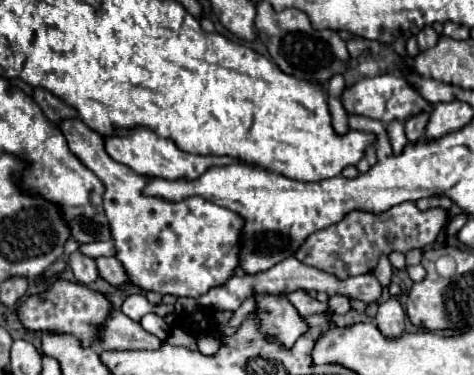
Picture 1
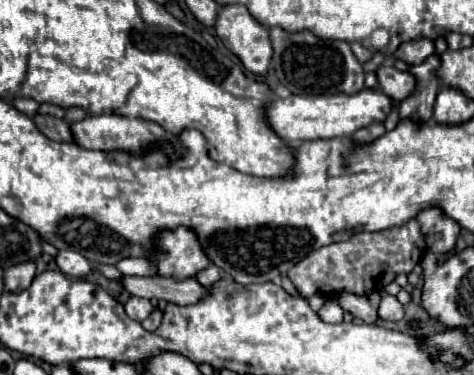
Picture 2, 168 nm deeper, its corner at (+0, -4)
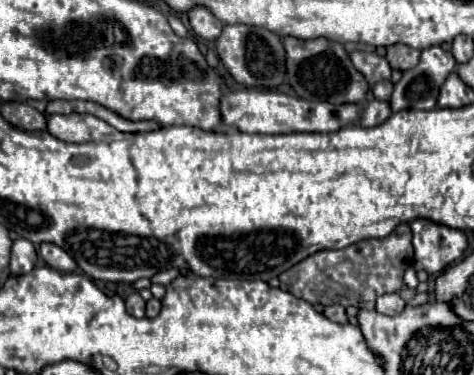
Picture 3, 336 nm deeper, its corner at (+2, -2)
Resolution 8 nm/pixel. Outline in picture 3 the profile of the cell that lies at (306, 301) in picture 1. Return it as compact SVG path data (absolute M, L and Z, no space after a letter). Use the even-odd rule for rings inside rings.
M331 305L325 309L325 317L329 321L335 321L335 323L347 323L347 313L345 313L345 307L341 305Z

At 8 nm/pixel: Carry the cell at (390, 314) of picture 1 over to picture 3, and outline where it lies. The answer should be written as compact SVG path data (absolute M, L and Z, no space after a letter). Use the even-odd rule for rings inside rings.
M387 293L377 299L377 311L383 315L399 315L405 307L405 301L399 297L399 293Z

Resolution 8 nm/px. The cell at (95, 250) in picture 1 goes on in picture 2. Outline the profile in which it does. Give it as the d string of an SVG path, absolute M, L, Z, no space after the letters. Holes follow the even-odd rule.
M123 257L123 261L117 261L115 267L123 275L155 275L155 267L143 257Z

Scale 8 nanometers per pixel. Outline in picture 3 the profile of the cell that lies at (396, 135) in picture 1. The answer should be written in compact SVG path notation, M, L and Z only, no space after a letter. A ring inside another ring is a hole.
M381 81L381 83L375 83L373 85L373 95L375 99L381 99L381 101L387 101L393 93L393 83L391 81Z

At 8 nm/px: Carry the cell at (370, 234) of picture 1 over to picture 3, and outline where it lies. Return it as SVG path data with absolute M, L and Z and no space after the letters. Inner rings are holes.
M401 223L391 235L385 239L365 239L355 245L337 251L317 251L315 255L303 259L293 265L289 271L279 275L281 289L297 295L311 305L343 305L343 307L359 307L359 309L375 309L375 299L385 293L401 291L403 273L413 263L413 245L411 245L411 229L407 223Z

